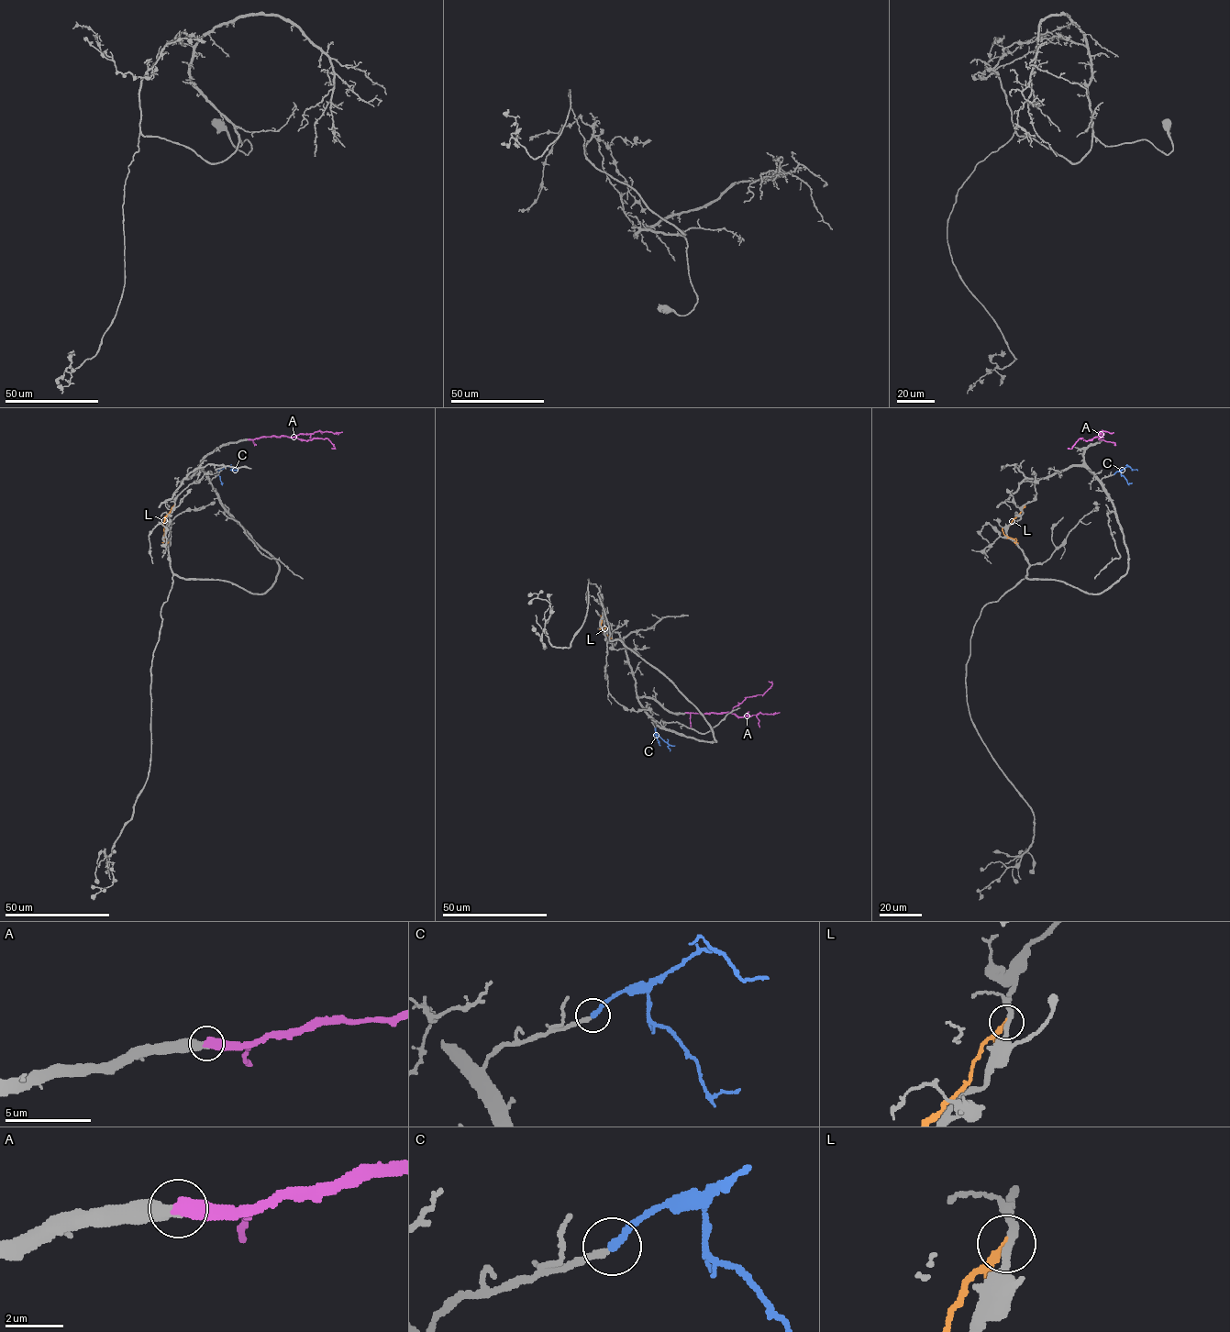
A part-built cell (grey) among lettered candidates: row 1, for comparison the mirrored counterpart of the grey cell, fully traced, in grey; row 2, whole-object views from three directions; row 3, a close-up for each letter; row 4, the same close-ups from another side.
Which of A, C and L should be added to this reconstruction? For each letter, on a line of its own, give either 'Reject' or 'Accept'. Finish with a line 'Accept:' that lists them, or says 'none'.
A: Reject
C: Accept
L: Reject
Accept: C

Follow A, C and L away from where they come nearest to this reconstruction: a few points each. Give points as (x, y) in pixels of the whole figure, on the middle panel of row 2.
A: (685, 713), (729, 712), (747, 697), (762, 694), (772, 684), (769, 681)
C: (655, 727), (655, 732), (669, 745), (670, 750)
L: (612, 638), (602, 628), (601, 616), (601, 627), (603, 629), (605, 627)

